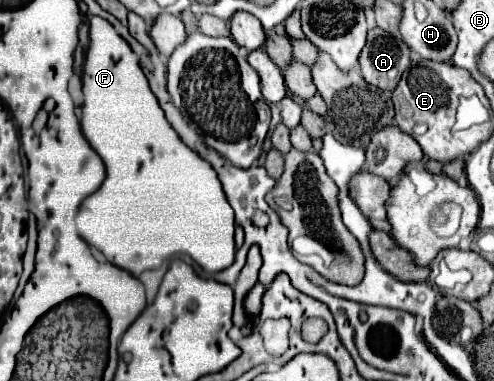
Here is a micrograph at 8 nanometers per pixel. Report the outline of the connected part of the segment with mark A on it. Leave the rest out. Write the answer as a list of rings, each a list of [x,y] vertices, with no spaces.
[[[372,28],[358,62],[366,82],[382,90],[394,90],[404,70],[410,66],[410,48],[406,48],[402,38],[382,28]]]

